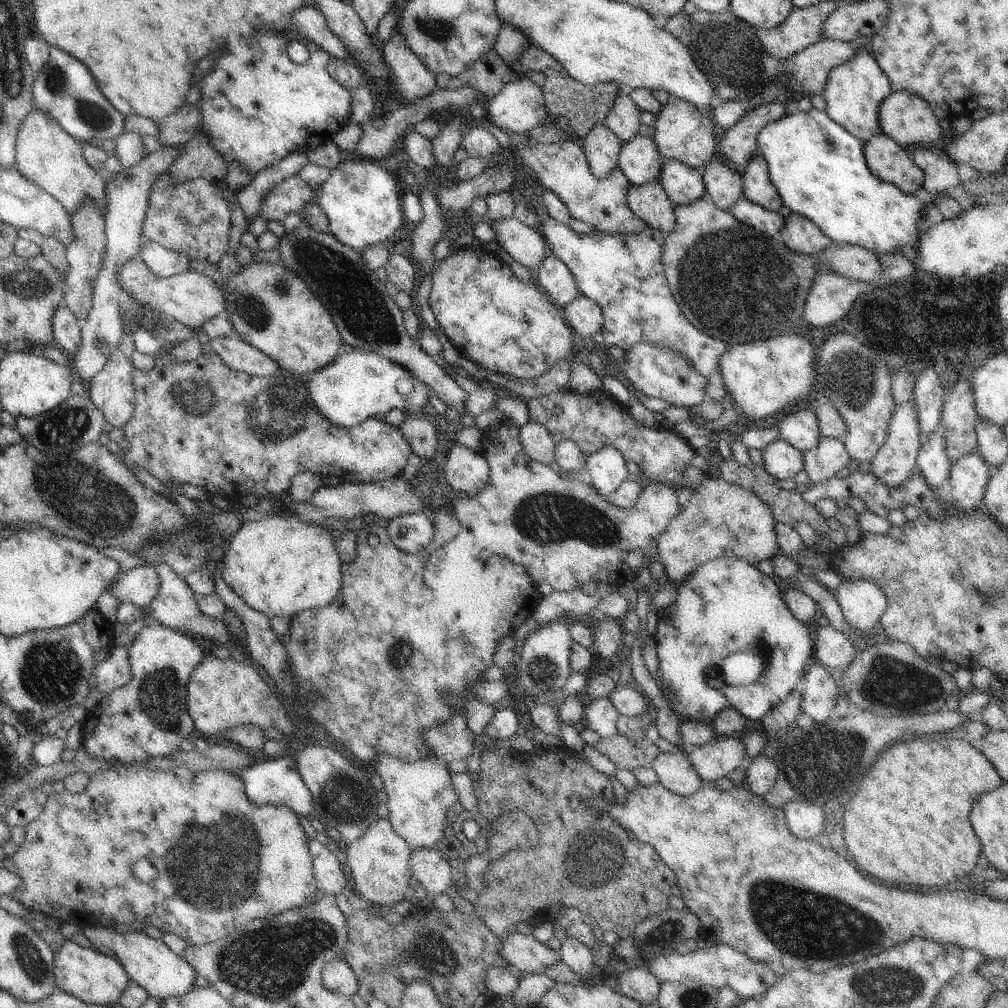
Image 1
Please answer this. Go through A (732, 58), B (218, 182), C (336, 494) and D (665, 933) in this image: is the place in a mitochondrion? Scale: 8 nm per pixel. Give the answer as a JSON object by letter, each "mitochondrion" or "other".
{"A":"mitochondrion","B":"other","C":"other","D":"mitochondrion"}

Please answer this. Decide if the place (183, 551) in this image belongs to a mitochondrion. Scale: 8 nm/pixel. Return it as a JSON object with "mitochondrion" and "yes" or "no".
{"mitochondrion":"yes"}

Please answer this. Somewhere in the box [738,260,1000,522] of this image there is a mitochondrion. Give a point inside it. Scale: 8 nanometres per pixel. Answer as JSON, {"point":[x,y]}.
{"point":[852,375]}

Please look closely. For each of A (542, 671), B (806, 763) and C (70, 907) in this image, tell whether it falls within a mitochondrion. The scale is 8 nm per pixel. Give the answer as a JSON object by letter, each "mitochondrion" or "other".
{"A":"mitochondrion","B":"mitochondrion","C":"other"}

